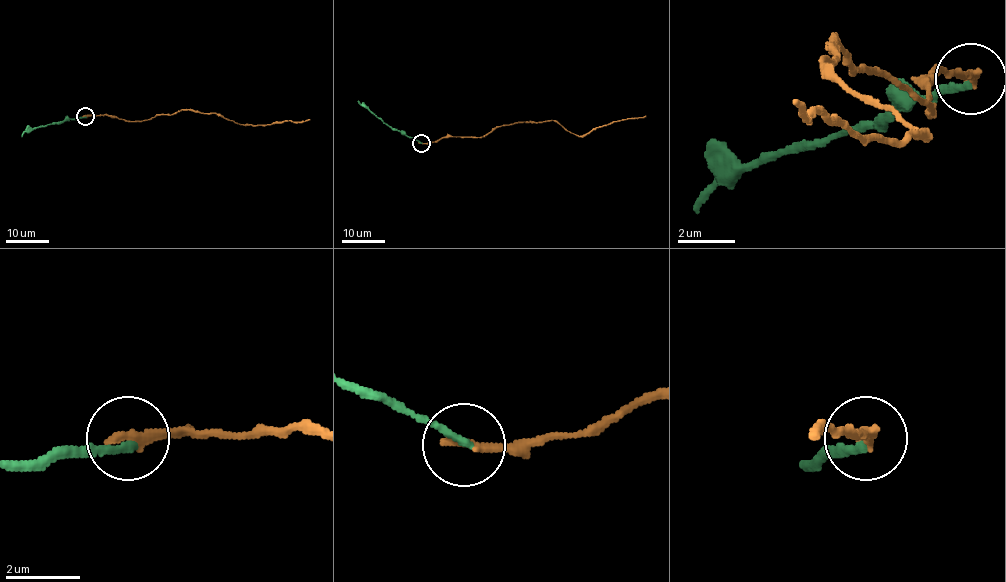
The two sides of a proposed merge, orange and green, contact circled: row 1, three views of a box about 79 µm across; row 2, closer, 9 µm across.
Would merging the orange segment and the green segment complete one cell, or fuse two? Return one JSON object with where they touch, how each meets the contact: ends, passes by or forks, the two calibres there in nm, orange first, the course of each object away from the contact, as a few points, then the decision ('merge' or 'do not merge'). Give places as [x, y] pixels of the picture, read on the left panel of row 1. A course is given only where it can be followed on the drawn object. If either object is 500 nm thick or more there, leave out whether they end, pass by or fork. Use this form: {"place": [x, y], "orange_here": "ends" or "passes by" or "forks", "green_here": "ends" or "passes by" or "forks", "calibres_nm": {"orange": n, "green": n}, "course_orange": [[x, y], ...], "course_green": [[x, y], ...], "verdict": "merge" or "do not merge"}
{"place": [85, 116], "orange_here": "ends", "green_here": "ends", "calibres_nm": {"orange": 300, "green": 240}, "course_orange": [[85, 116], [117, 116], [131, 121], [194, 109], [216, 113], [237, 124], [249, 125], [310, 119]], "course_green": [[85, 116], [39, 126], [27, 130], [21, 137]], "verdict": "do not merge"}

